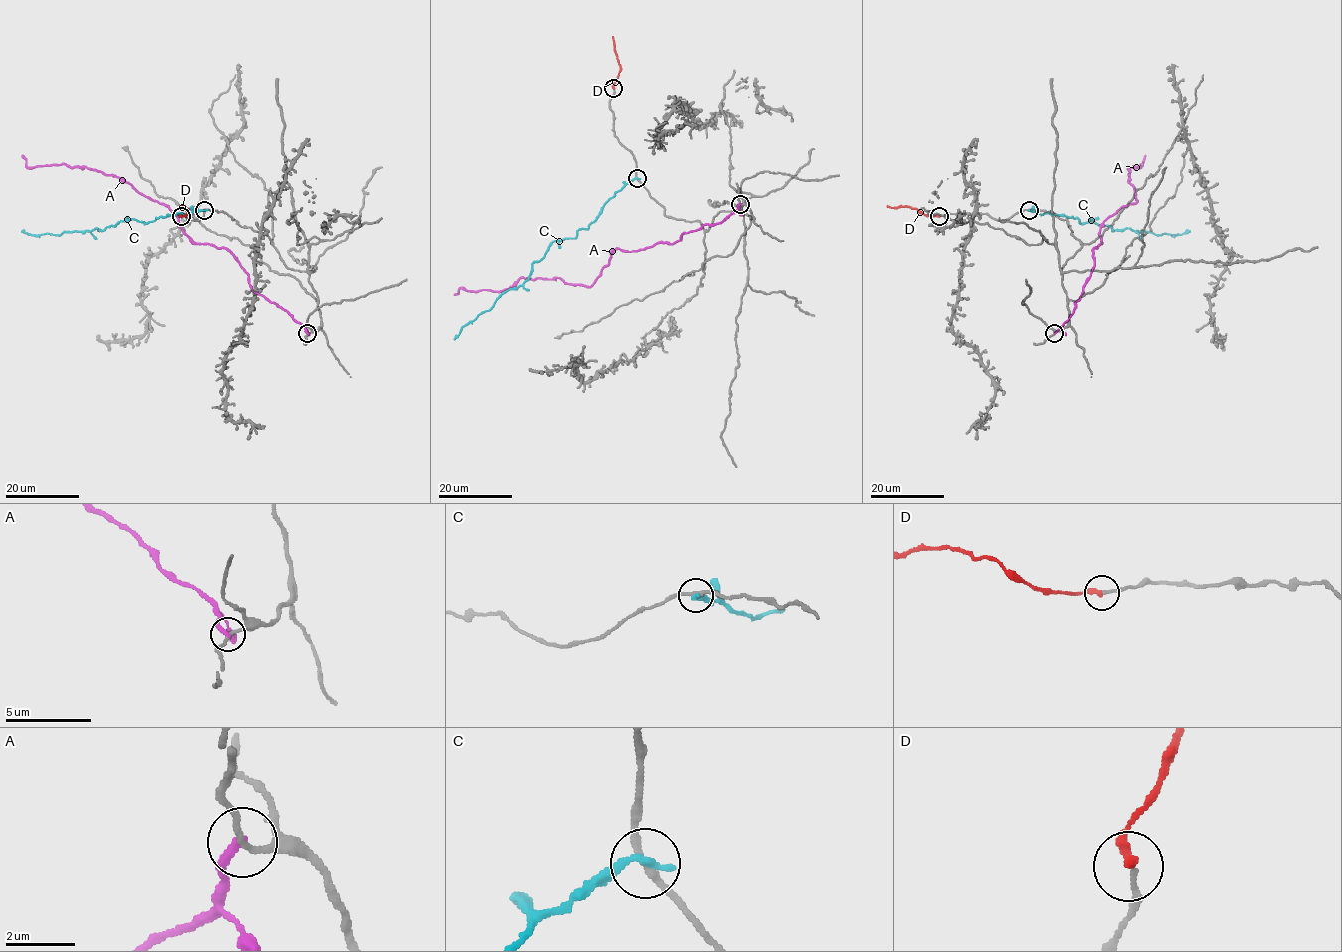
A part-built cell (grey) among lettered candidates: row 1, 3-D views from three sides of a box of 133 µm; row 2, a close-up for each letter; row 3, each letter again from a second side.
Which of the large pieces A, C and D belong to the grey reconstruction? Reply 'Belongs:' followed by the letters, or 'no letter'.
Belongs: D

